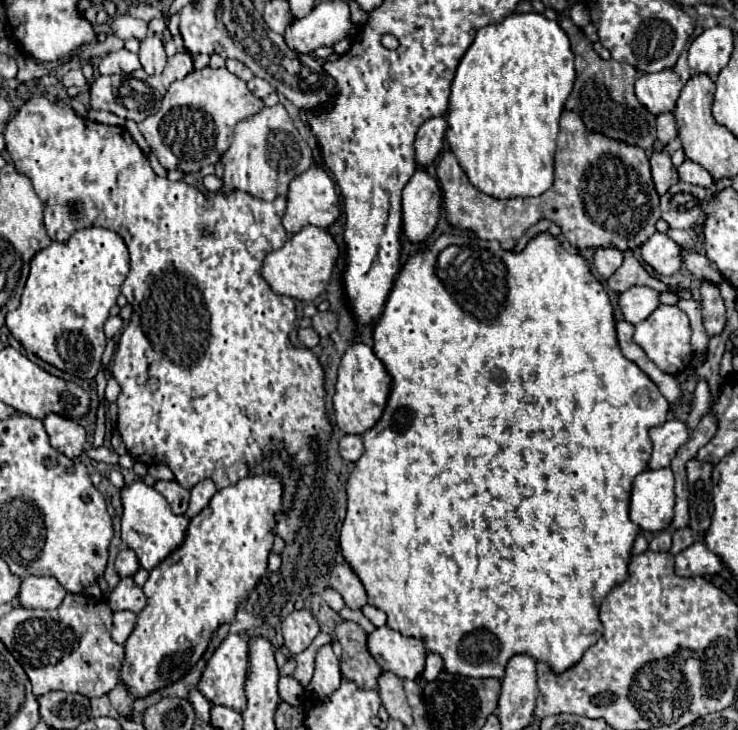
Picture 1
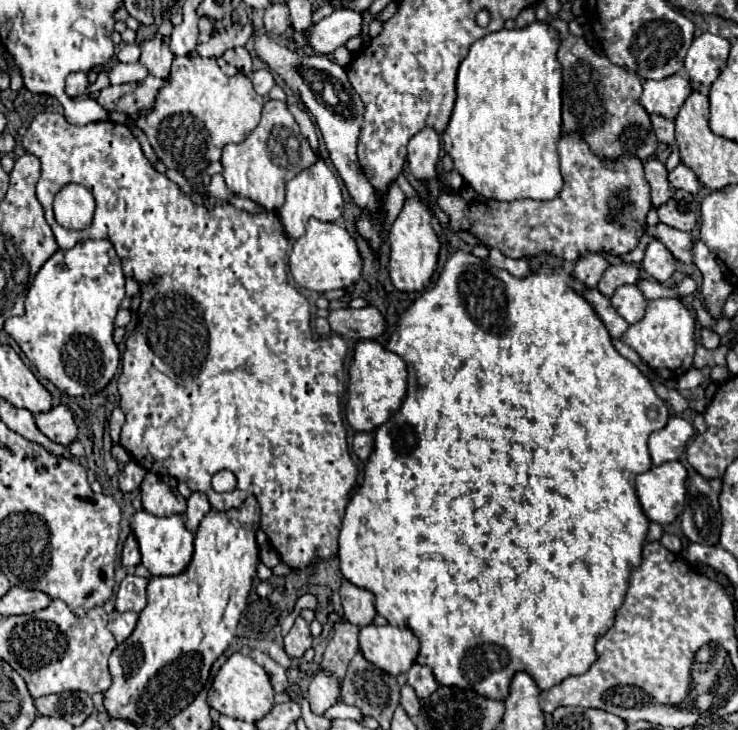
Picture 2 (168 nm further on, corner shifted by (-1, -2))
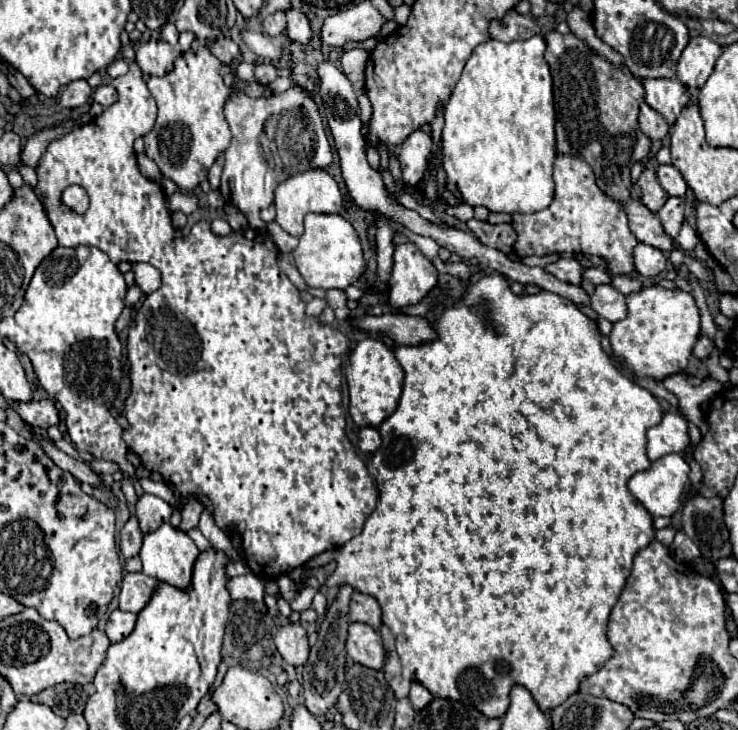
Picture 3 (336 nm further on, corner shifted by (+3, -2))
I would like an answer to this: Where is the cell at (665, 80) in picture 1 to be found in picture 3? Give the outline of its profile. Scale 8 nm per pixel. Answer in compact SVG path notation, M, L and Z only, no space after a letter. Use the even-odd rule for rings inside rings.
M656 78L656 80L644 80L646 90L646 104L660 112L668 124L674 124L682 108L690 102L690 92L686 86L676 78Z

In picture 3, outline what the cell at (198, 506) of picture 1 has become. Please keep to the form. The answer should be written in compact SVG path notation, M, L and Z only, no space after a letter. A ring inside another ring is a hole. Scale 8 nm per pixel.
M190 500L184 504L182 508L182 522L180 522L180 530L188 532L190 528L196 528L198 526L198 520L200 520L200 514L202 514L202 504L198 500Z

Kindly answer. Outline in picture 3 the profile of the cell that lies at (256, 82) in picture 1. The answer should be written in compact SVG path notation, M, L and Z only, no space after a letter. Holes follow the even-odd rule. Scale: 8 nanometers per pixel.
M264 62L264 64L256 66L256 80L258 80L260 84L268 86L270 82L276 80L276 76L278 76L278 72L276 72L276 68L274 68L270 62Z

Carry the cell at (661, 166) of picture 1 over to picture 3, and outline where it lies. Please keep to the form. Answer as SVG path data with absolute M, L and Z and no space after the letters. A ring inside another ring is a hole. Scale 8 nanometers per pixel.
M644 170L640 180L638 180L640 188L642 188L642 204L648 206L652 212L658 212L664 202L668 200L668 192L658 184L656 180L656 172L654 170Z

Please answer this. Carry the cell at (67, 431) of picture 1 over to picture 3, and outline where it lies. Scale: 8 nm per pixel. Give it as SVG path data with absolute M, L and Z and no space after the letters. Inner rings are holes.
M32 400L32 402L18 402L14 406L14 410L18 412L18 416L28 422L30 426L36 428L44 428L48 430L50 426L58 426L60 418L58 418L58 410L54 406L52 400Z

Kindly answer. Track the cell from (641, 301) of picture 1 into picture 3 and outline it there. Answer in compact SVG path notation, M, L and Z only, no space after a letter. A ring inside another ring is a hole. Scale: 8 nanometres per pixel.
M610 284L598 286L590 298L590 304L592 304L592 310L596 310L602 318L606 318L610 322L620 322L628 314L626 296Z

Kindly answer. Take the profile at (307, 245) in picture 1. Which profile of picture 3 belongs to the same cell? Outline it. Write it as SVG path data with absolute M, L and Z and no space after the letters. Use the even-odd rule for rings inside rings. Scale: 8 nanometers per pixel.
M306 214L304 228L306 230L292 256L298 272L310 288L346 288L364 274L366 262L362 258L360 240L348 220L338 214Z

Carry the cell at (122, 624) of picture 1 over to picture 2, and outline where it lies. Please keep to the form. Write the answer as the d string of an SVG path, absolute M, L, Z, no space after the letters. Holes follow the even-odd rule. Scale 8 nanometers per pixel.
M112 612L110 620L108 620L108 630L114 634L116 642L124 642L136 628L138 622L138 614L136 612Z

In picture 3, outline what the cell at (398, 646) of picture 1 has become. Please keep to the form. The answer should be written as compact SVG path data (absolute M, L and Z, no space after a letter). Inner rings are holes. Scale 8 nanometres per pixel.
M358 622L350 624L346 650L354 662L374 670L382 670L388 660L380 634L368 624L358 624Z

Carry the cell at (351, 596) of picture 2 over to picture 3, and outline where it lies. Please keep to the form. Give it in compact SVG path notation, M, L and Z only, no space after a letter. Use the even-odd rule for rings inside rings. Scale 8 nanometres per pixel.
M354 592L350 598L350 622L362 622L368 624L372 628L378 630L382 618L380 618L380 606L376 602L374 596L362 594L362 592Z

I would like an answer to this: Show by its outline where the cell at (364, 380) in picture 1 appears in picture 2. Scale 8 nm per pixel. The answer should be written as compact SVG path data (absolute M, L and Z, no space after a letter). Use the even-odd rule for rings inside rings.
M362 340L356 344L354 362L350 366L350 398L346 406L346 420L358 432L372 432L382 426L400 406L406 396L406 362L386 350L376 340Z

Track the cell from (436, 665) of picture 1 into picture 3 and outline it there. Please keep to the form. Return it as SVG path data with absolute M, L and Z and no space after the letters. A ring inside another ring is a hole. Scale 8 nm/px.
M412 682L412 690L410 690L410 694L408 694L408 698L410 698L410 702L412 702L412 706L414 706L414 710L422 710L428 702L432 702L432 694L430 694L430 690L426 688L426 686L422 686L420 682Z

